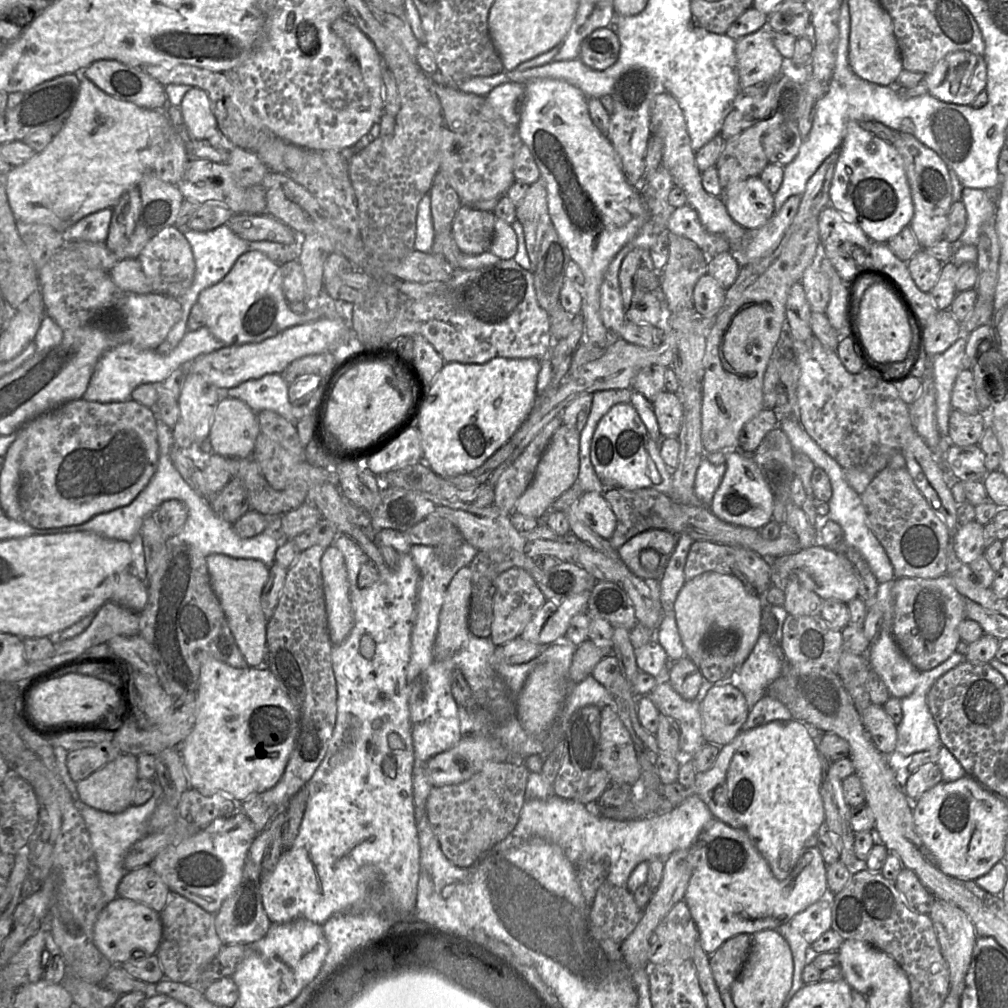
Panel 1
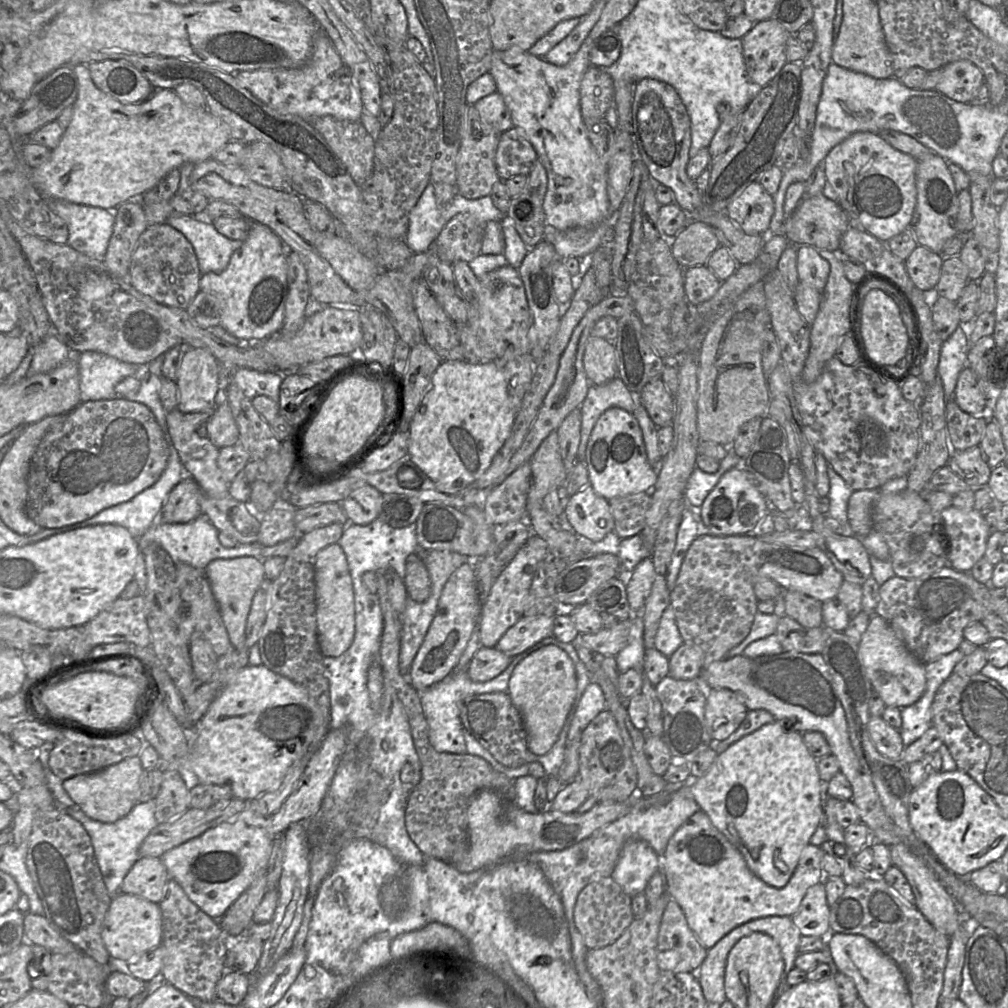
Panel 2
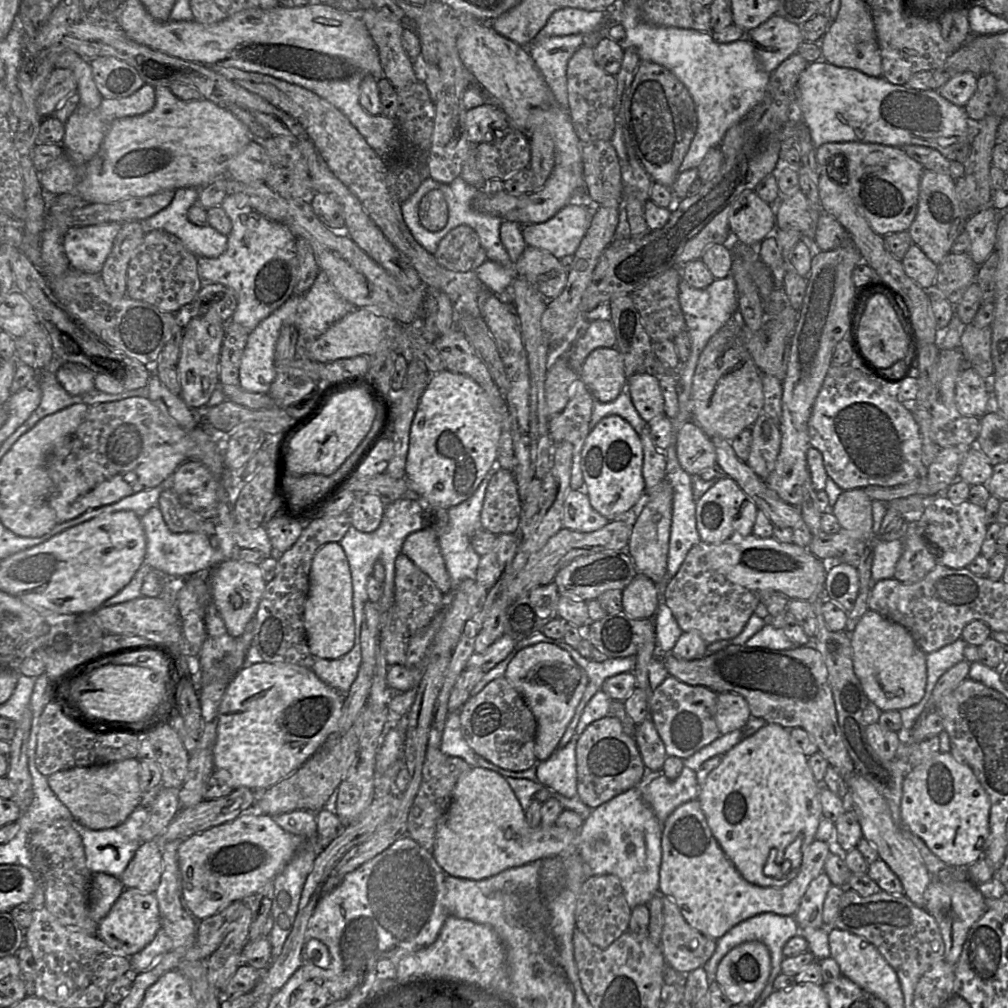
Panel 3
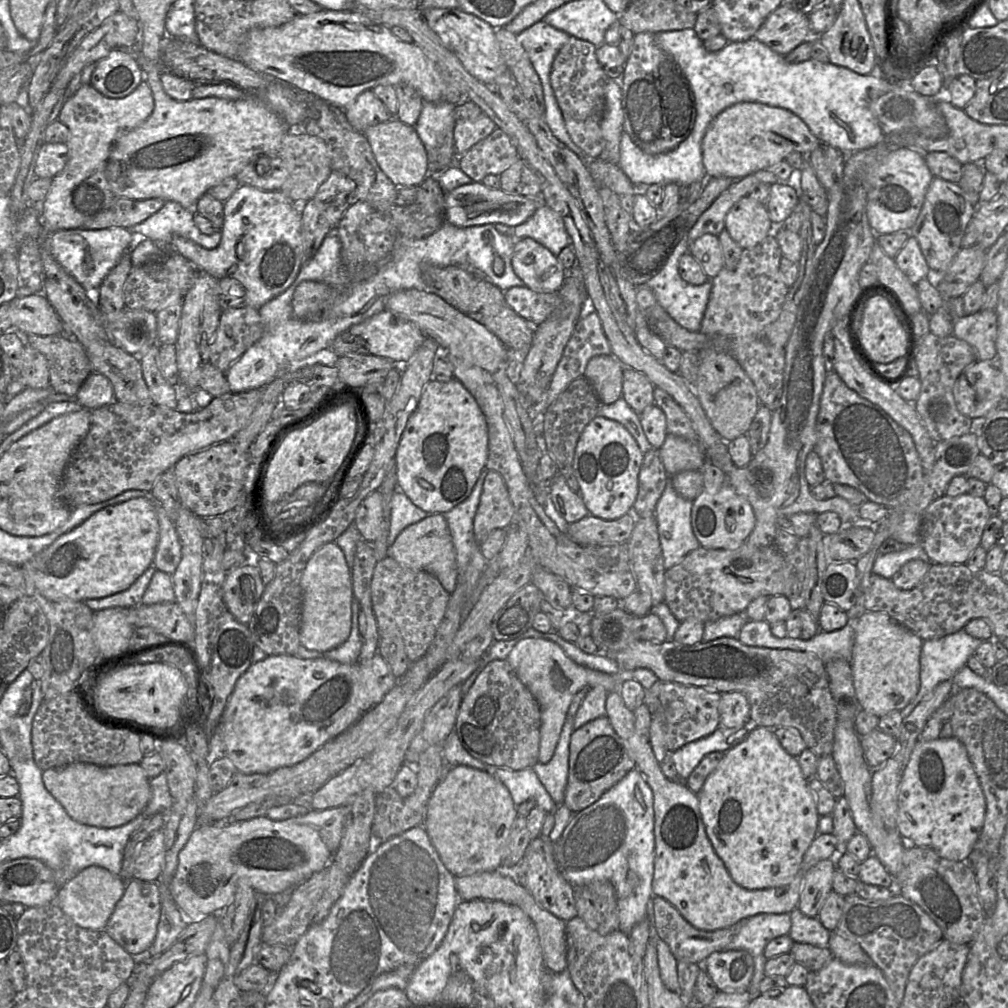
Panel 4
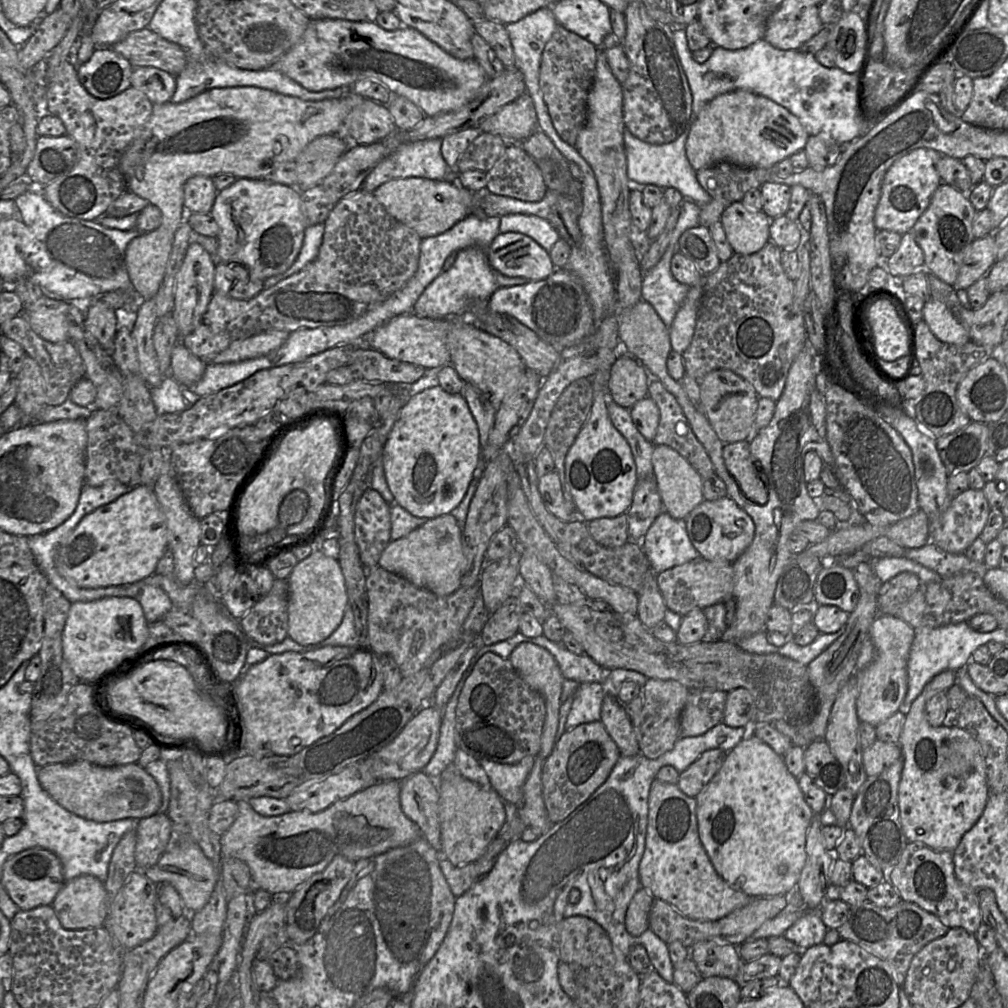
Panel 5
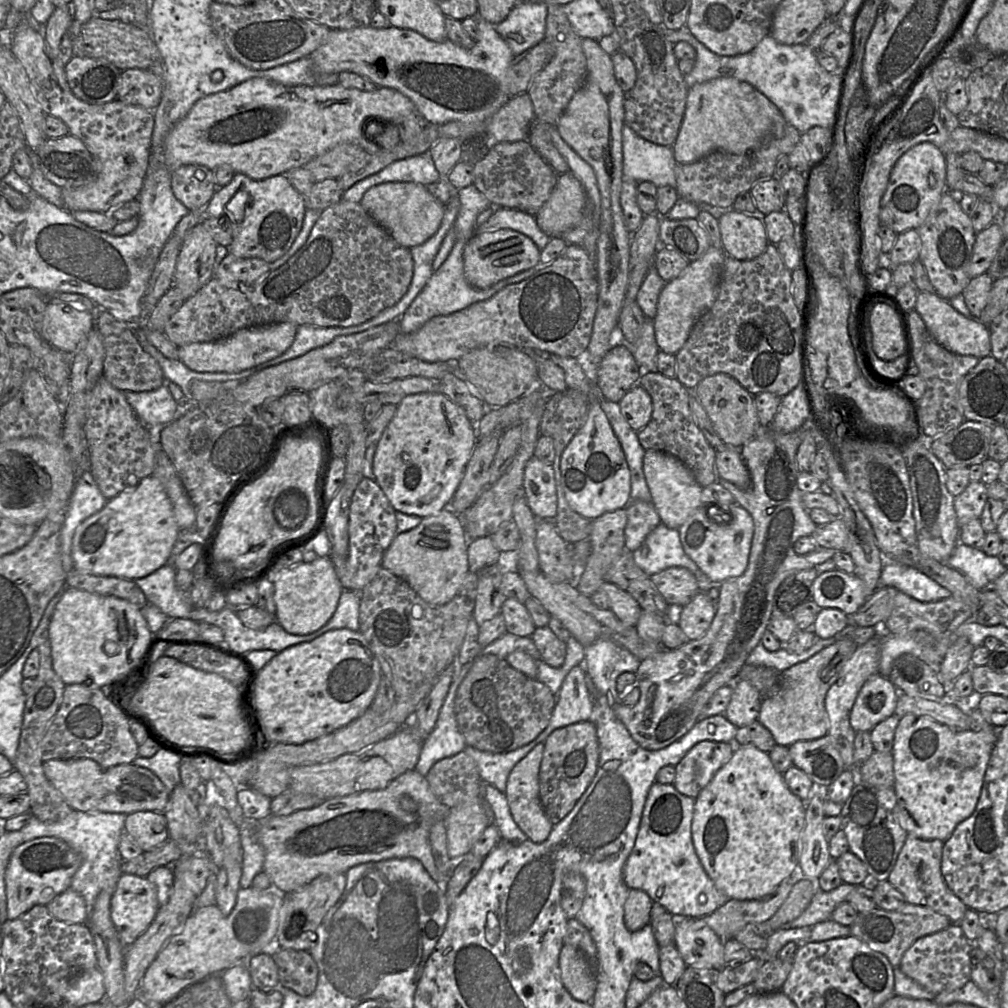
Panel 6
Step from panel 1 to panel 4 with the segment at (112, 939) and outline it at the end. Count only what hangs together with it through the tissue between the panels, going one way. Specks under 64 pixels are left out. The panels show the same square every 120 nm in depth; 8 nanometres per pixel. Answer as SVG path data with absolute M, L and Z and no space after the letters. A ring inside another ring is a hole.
M130 879L126 882L125 891L116 903L105 930L114 941L133 957L138 959L148 956L146 953L156 937L160 910L160 886L158 883Z

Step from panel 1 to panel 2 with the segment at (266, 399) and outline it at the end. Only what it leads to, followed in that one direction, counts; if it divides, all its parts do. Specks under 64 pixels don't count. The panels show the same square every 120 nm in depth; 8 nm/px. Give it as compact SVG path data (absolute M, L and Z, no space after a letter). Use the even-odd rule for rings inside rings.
M241 367L236 369L233 381L248 399L265 395L274 401L279 401L280 385L283 380L281 371L258 371Z

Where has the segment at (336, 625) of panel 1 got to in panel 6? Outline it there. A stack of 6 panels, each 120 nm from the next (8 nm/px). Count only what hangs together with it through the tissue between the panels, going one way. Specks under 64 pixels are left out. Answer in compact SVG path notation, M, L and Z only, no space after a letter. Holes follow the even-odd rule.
M329 557L311 563L275 569L268 578L275 587L276 621L290 634L306 635L323 627L333 616L343 592L334 564Z

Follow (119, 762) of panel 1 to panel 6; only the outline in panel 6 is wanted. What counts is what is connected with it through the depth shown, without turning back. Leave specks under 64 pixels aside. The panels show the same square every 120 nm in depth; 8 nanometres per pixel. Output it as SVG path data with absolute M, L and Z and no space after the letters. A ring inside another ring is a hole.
M88 758L51 759L43 763L43 769L48 780L76 811L123 814L154 811L165 815L170 799L164 784L153 772L132 763L104 768Z

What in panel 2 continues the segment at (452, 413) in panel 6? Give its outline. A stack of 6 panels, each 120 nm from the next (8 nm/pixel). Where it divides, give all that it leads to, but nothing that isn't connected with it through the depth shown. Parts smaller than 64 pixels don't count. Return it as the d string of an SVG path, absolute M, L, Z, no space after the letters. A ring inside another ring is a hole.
M444 360L410 422L407 456L440 491L464 491L488 469L509 437L517 412L505 376L494 362Z

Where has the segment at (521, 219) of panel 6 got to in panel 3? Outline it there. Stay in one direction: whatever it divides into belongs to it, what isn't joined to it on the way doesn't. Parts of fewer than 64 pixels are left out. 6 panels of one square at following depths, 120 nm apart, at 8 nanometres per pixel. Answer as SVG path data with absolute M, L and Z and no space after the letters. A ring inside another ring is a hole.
M568 204L543 223L521 225L527 246L546 250L556 258L574 255L600 205Z

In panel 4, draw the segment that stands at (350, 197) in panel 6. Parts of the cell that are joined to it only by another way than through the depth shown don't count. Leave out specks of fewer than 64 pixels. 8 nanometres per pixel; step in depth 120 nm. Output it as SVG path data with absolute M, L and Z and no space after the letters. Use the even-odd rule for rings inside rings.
M423 102L420 115L413 125L424 145L429 174L439 174L456 162L453 143L455 126L454 104L447 102Z

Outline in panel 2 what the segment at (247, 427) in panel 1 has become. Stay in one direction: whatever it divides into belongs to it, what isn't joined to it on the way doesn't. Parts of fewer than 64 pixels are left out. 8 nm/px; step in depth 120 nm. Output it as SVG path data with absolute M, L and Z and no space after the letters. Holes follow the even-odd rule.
M227 402L215 408L206 428L209 439L219 449L239 442L239 429Z

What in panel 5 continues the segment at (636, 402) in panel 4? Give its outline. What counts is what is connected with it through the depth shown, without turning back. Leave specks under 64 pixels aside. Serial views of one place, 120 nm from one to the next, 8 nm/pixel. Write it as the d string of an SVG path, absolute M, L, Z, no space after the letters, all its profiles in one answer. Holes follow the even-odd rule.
M620 352L610 368L607 391L616 404L630 409L648 396L650 379L648 371L636 358Z

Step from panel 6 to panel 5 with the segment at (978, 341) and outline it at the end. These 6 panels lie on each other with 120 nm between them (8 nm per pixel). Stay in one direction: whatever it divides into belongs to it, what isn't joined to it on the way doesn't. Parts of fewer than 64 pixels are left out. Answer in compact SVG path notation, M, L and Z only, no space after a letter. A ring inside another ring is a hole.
M928 299L924 303L922 314L930 331L940 341L956 345L970 341L967 331L942 302Z

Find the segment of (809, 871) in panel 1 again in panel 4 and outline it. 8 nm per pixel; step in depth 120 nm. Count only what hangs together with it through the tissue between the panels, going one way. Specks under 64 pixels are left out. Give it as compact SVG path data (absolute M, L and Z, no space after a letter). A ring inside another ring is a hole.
M618 690L608 692L606 699L606 717L613 729L623 740L630 757L634 760L636 768L642 773L646 782L653 791L654 797L654 835L655 859L652 879L654 896L661 896L670 902L680 914L695 928L713 931L732 926L741 920L764 913L790 913L797 907L800 891L806 872L821 860L836 861L839 853L839 841L834 834L818 834L806 851L800 869L795 877L786 885L758 890L748 890L736 884L729 875L724 863L715 853L706 834L705 826L699 809L699 798L691 791L684 781L670 780L661 771L659 763L652 751L648 738L637 733L635 729L634 713L630 711Z

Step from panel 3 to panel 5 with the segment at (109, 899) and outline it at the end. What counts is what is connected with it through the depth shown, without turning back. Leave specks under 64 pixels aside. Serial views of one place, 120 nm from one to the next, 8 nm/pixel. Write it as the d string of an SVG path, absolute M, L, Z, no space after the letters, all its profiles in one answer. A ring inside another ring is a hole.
M92 875L65 882L51 906L61 925L68 930L103 927L108 917L104 883Z

